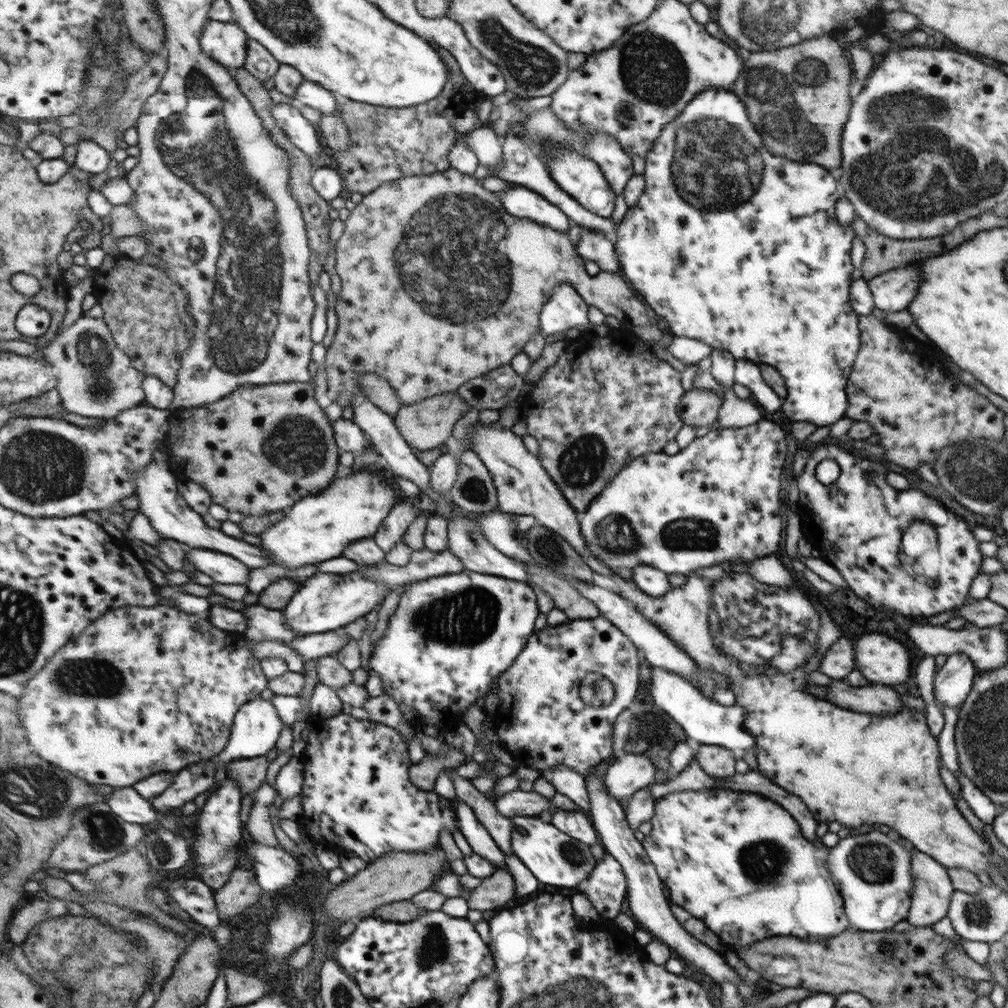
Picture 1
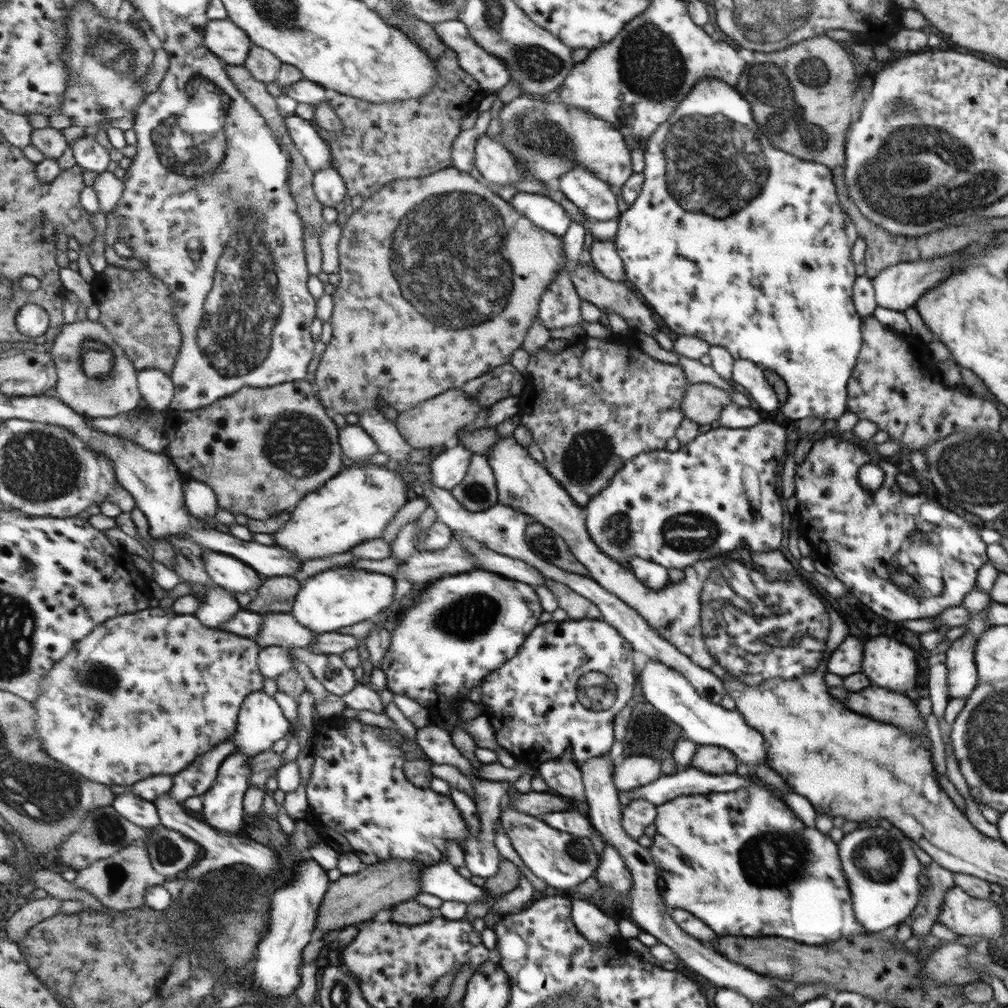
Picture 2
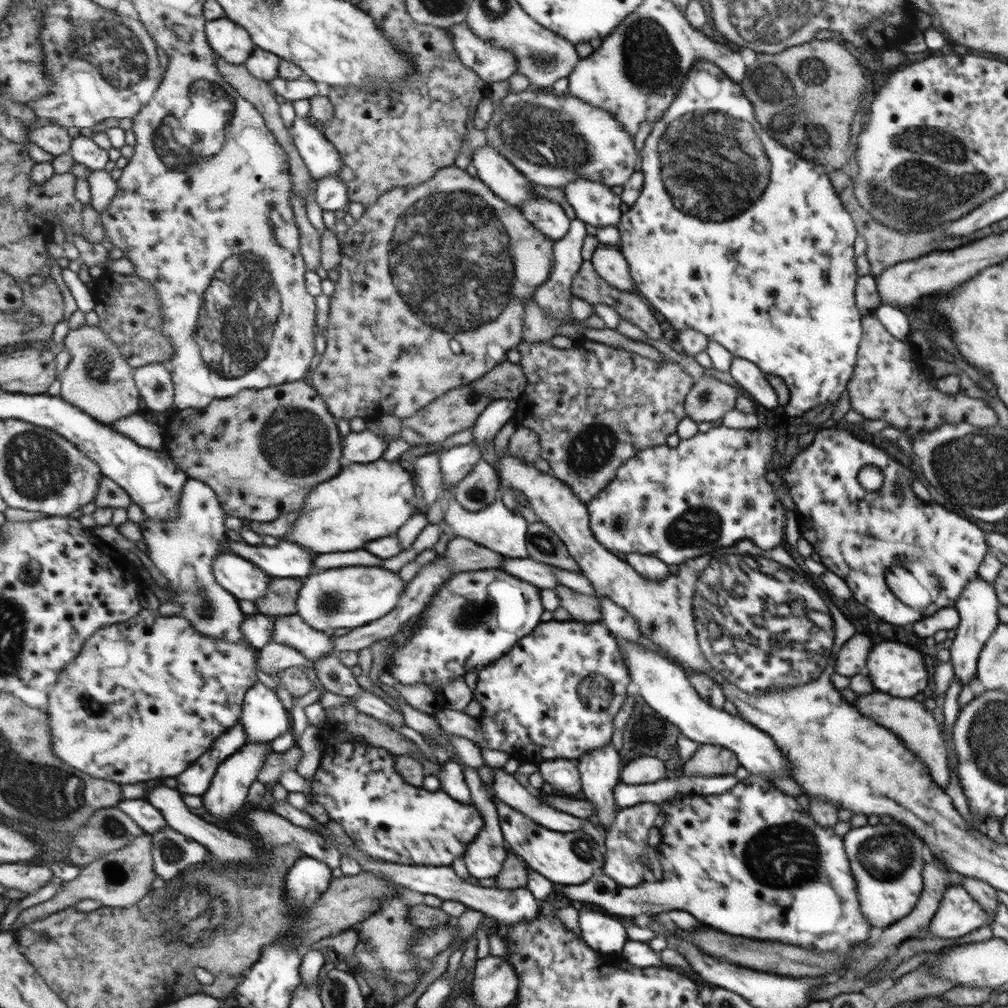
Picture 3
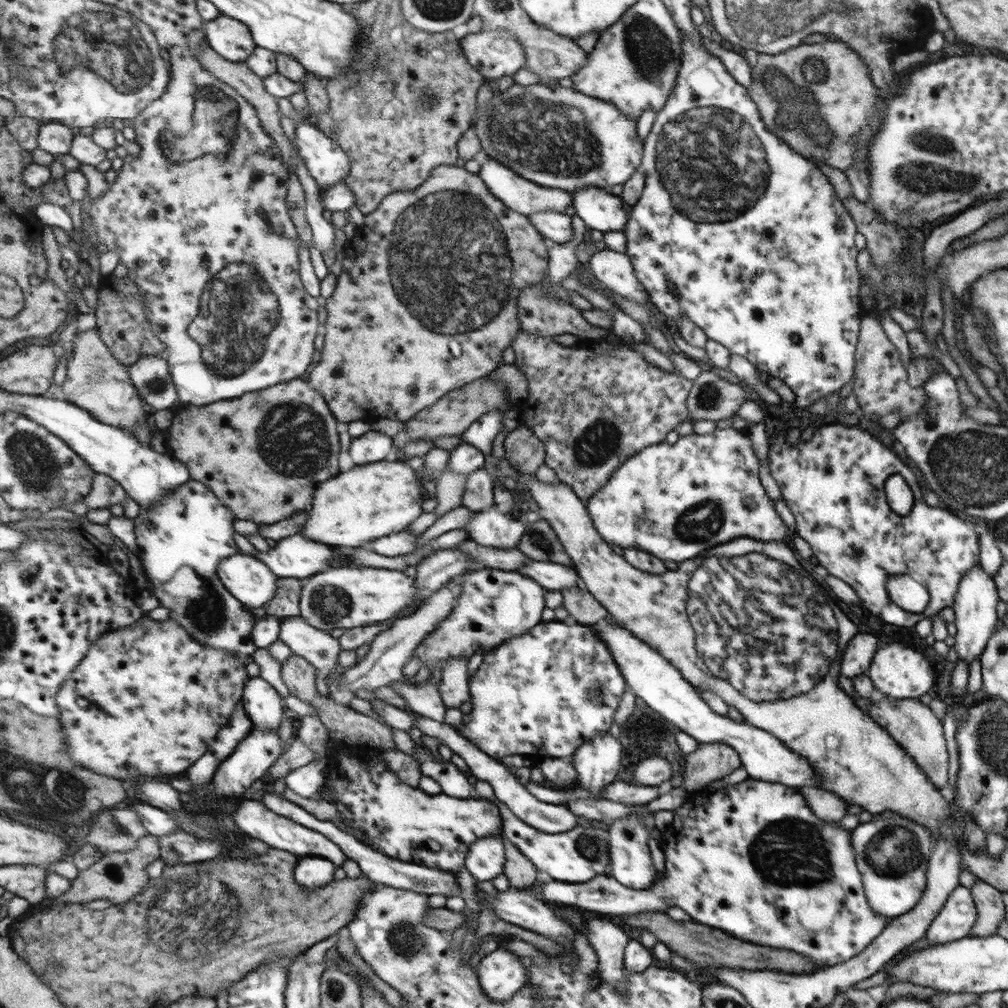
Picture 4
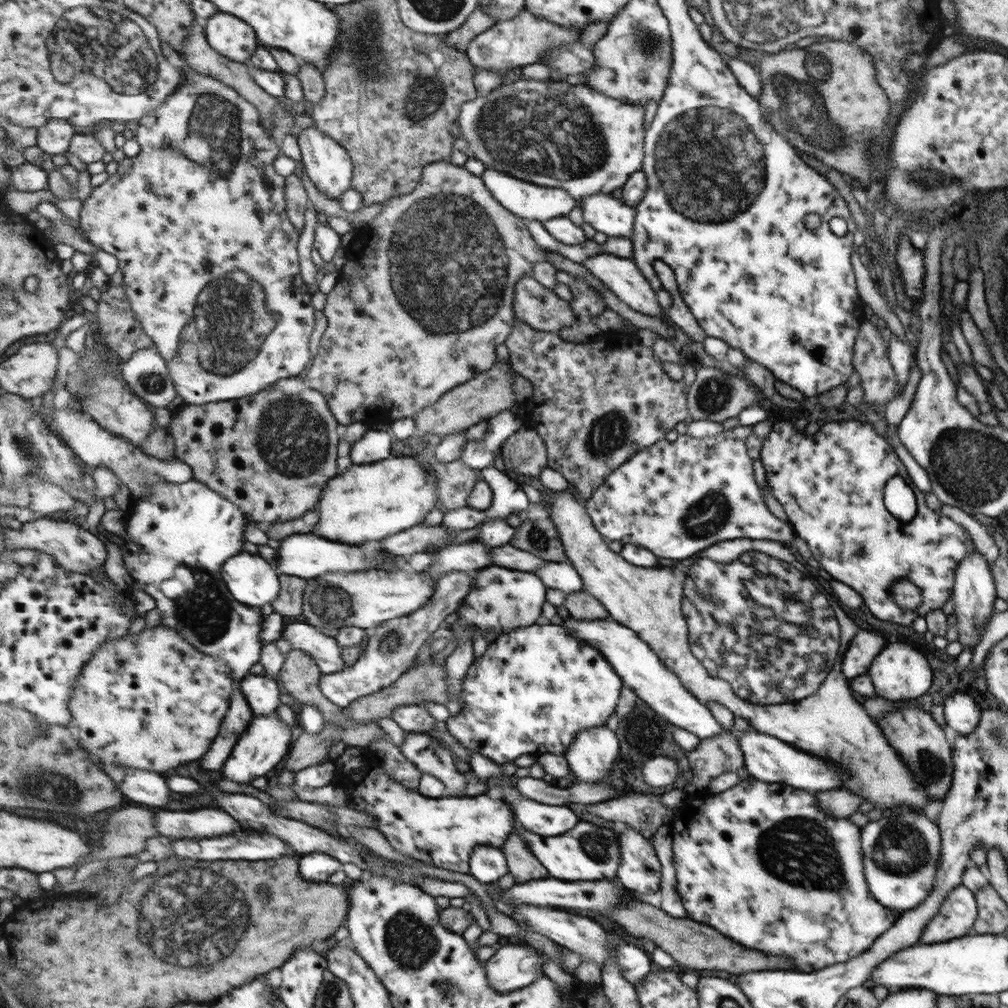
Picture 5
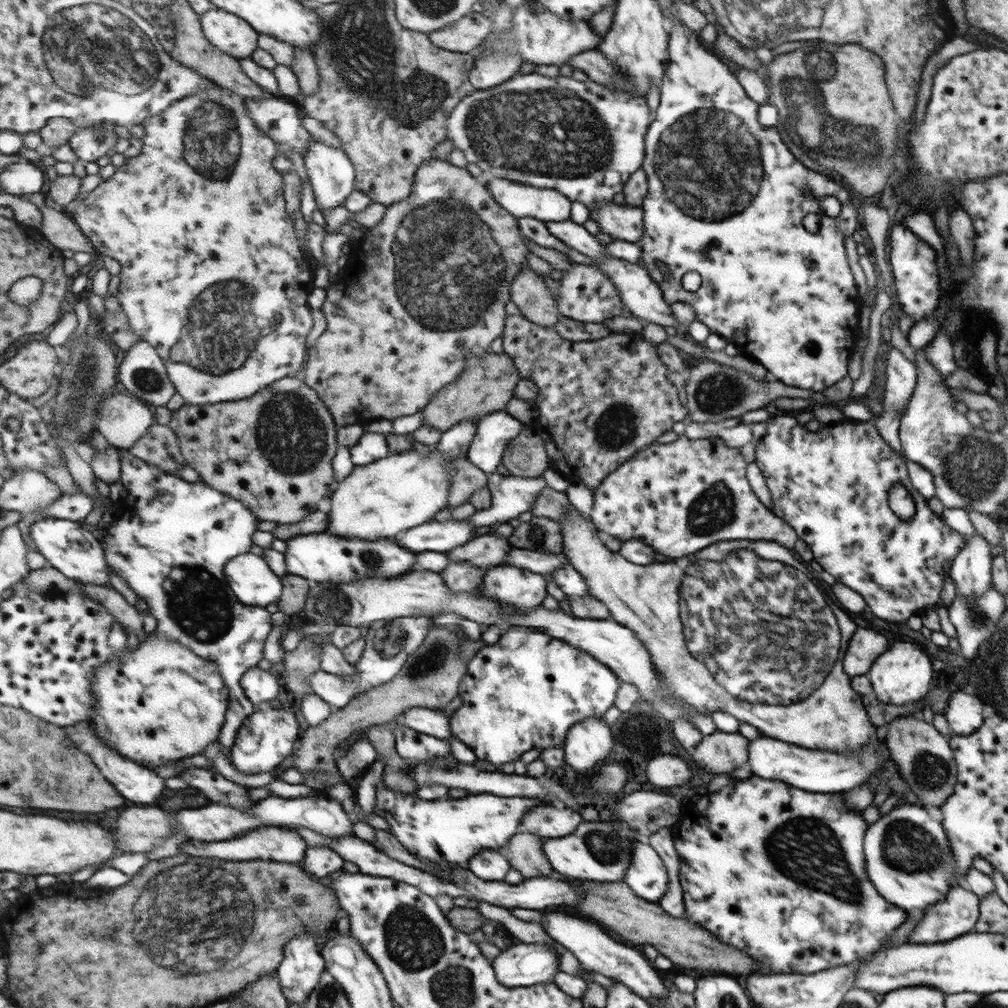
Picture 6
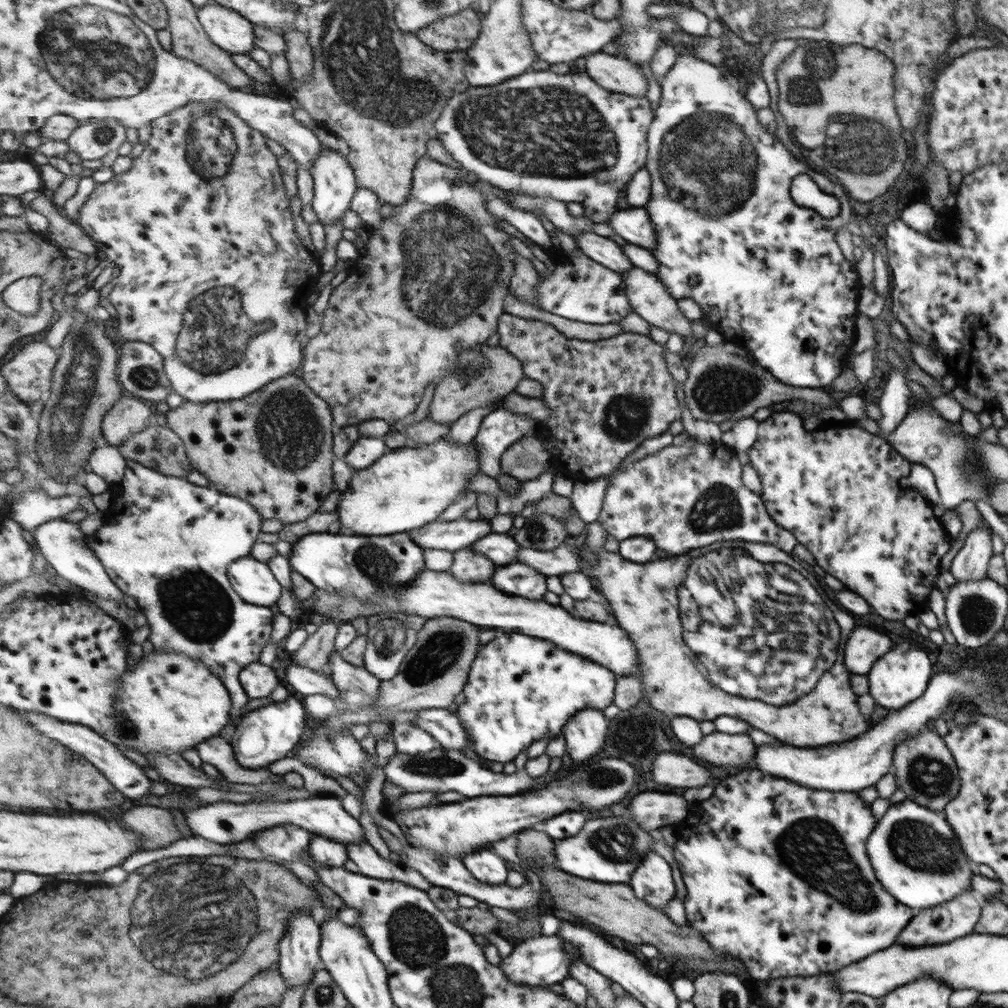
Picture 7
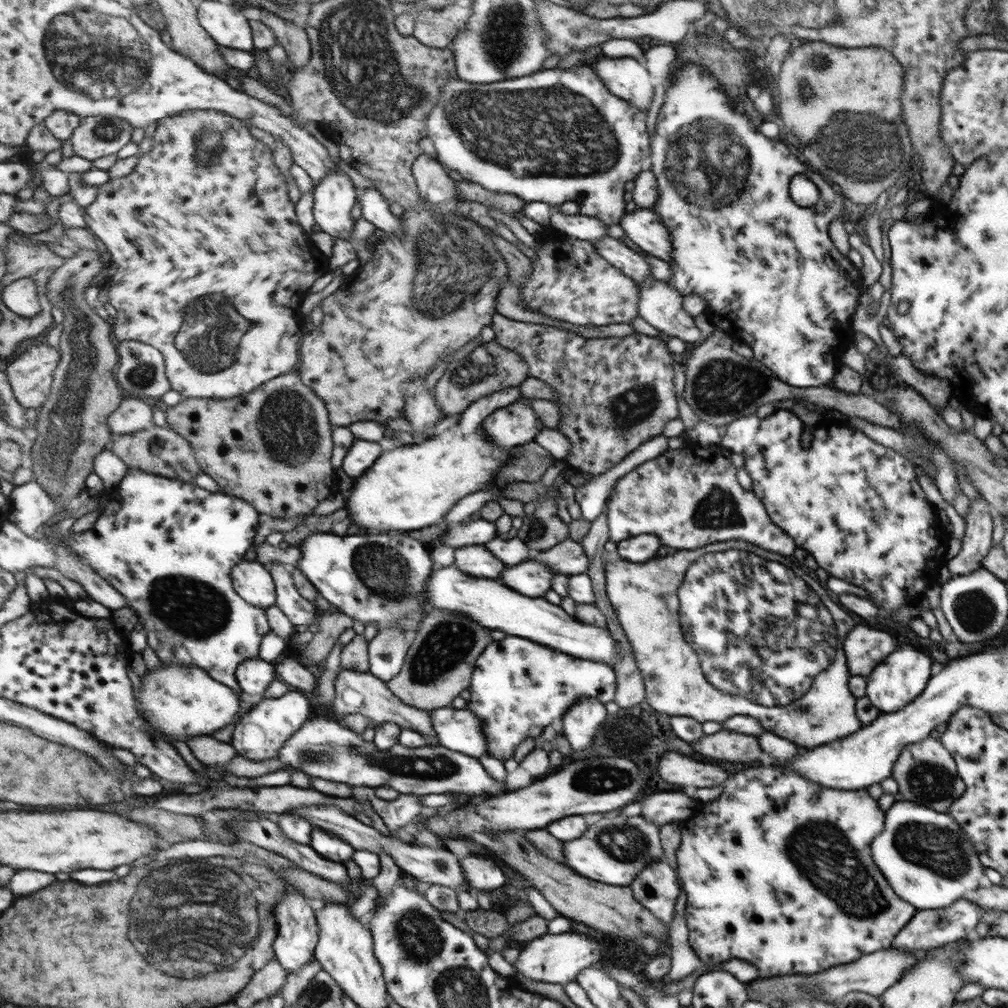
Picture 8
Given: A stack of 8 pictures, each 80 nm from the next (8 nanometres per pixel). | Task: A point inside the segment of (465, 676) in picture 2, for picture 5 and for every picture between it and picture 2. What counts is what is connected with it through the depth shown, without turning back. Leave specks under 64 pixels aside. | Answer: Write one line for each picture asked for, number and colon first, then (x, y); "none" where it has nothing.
3: (477, 616)
4: (495, 605)
5: (501, 599)

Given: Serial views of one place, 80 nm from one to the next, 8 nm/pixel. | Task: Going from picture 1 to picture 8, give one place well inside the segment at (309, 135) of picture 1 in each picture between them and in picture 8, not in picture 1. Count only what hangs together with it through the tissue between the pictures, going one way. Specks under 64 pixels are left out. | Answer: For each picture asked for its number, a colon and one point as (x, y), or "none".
2: (319, 155)
3: (322, 158)
4: (327, 162)
5: (329, 166)
6: (332, 174)
7: (335, 185)
8: (334, 198)

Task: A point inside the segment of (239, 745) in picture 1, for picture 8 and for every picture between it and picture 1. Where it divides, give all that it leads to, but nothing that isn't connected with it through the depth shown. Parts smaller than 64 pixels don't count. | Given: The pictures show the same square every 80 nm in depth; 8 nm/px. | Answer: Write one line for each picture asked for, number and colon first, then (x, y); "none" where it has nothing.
2: (261, 723)
3: (265, 717)
4: (265, 707)
5: (264, 694)
6: (260, 686)
7: (258, 680)
8: (255, 675)

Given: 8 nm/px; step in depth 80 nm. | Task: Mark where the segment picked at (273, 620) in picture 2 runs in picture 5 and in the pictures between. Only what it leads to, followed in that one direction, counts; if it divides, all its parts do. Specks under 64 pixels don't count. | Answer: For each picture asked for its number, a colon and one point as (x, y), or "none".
3: (292, 630)
4: (320, 648)
5: (328, 653)

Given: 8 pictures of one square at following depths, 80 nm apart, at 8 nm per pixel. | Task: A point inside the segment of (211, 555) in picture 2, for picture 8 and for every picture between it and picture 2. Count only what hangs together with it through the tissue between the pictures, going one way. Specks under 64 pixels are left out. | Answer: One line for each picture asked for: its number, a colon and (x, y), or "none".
3: (238, 575)
4: (253, 583)
5: (251, 578)
6: (252, 579)
7: (255, 582)
8: (253, 581)

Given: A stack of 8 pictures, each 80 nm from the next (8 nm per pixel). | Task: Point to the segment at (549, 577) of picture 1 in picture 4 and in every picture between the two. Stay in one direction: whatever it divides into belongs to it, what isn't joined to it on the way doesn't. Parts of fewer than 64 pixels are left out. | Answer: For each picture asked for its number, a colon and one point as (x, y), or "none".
2: (576, 607)
3: (586, 609)
4: (580, 604)

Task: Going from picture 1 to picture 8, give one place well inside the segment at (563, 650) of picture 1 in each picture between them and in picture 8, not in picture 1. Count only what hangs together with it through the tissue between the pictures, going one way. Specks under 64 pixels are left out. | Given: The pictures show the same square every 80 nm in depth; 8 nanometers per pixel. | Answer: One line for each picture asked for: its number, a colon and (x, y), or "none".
2: (556, 699)
3: (553, 696)
4: (542, 694)
5: (531, 691)
6: (525, 691)
7: (521, 688)
8: (517, 688)

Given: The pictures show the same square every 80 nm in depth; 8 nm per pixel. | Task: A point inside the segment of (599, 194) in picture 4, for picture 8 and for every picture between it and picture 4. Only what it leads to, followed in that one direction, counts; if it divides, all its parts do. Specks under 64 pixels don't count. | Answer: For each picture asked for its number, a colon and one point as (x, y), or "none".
5: (611, 216)
6: (619, 221)
7: (633, 225)
8: (642, 226)

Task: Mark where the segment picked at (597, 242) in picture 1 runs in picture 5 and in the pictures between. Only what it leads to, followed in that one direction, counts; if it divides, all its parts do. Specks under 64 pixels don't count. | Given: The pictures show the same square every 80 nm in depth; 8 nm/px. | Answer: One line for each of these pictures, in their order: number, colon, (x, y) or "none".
2: (605, 258)
3: (610, 264)
4: (613, 270)
5: (621, 276)

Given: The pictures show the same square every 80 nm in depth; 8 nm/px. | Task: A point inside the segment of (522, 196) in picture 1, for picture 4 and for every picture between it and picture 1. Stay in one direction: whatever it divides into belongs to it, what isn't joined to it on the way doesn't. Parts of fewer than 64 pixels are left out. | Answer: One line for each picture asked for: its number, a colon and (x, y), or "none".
2: (541, 211)
3: (547, 216)
4: (553, 226)

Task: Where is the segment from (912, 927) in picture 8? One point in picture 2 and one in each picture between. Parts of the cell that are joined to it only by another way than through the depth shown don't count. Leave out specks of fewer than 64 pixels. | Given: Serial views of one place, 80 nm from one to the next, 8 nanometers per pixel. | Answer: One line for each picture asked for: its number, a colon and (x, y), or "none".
2: (964, 915)
3: (958, 914)
4: (958, 915)
5: (956, 915)
6: (956, 915)
7: (938, 925)

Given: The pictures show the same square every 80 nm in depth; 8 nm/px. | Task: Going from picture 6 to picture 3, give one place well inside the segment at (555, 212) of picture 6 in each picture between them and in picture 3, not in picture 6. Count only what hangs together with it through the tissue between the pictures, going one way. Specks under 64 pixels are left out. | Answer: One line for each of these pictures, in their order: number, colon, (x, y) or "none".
3: (501, 178)
4: (520, 195)
5: (525, 200)

